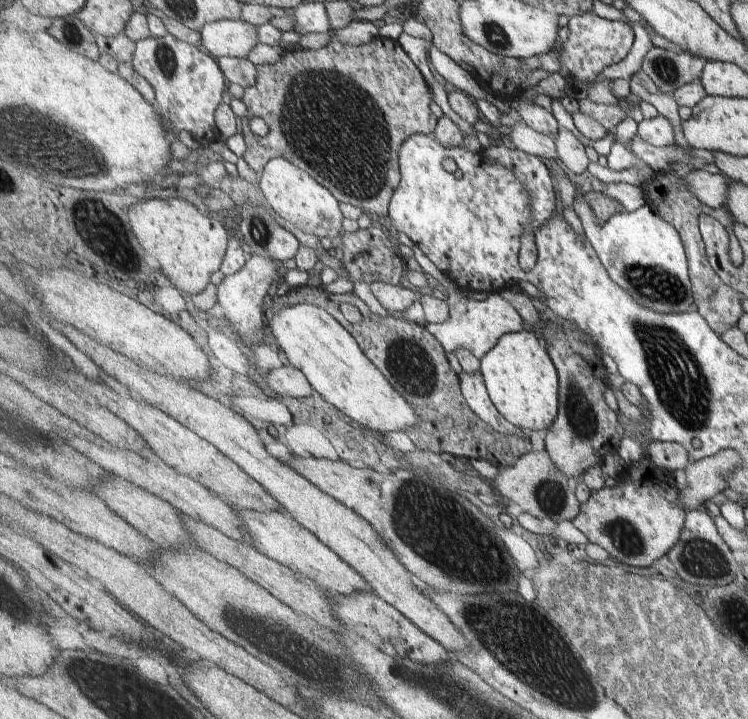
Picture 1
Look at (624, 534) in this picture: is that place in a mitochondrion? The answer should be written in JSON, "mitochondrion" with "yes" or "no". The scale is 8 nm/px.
{"mitochondrion":"yes"}

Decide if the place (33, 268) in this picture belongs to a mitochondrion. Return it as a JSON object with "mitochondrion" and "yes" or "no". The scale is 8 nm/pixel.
{"mitochondrion":"no"}

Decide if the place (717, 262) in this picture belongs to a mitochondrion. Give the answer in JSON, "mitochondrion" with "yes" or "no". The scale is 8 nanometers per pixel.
{"mitochondrion":"no"}

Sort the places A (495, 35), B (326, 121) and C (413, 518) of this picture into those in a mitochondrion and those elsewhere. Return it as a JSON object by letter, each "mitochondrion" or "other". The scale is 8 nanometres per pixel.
{"A":"mitochondrion","B":"mitochondrion","C":"mitochondrion"}

